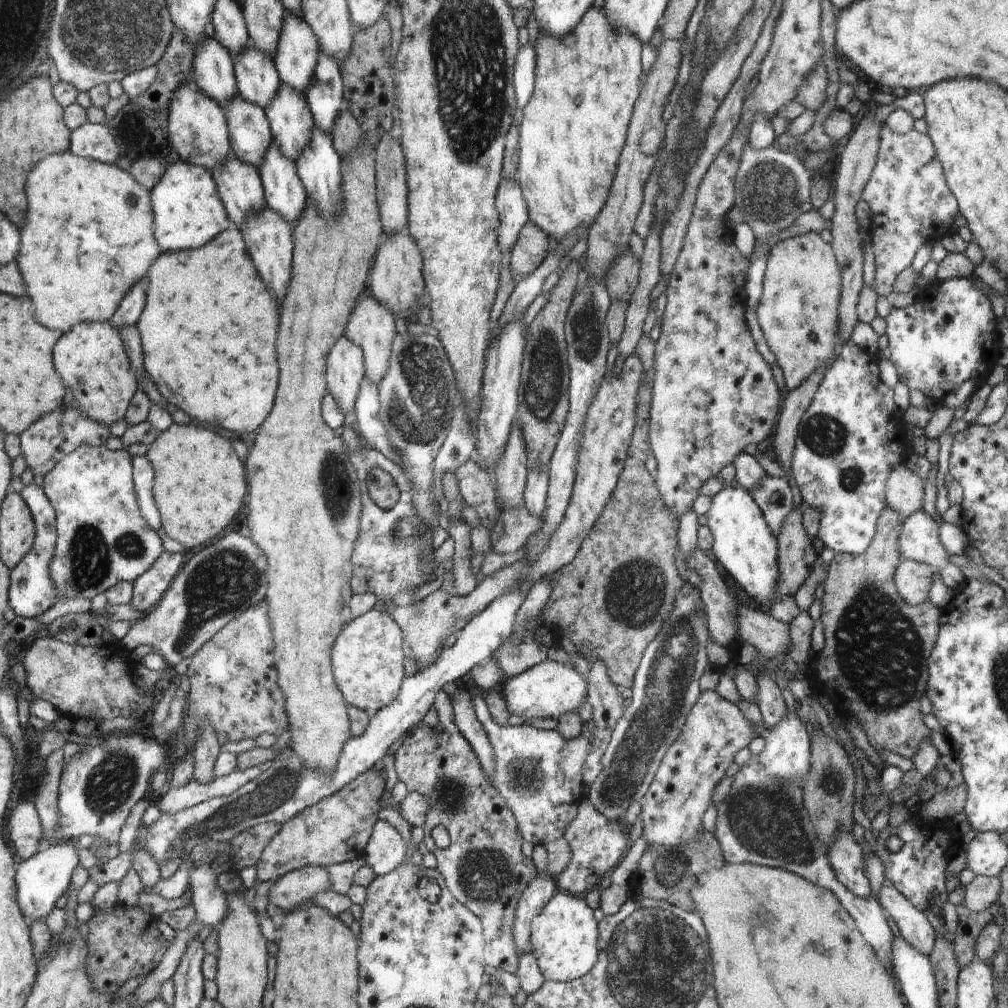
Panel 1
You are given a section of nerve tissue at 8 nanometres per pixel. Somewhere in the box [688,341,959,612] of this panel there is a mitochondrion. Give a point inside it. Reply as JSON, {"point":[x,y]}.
{"point":[823,434]}

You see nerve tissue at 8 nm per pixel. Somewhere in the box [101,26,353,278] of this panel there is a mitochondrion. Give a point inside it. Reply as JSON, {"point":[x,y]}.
{"point":[128,122]}

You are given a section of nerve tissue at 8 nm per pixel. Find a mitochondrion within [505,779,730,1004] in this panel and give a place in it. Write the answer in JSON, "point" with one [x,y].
{"point":[672,868]}

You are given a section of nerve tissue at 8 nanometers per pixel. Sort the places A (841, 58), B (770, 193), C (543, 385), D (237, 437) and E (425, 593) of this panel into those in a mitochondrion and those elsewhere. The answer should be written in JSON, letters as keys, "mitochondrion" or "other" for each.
{"A":"other","B":"mitochondrion","C":"mitochondrion","D":"other","E":"other"}

